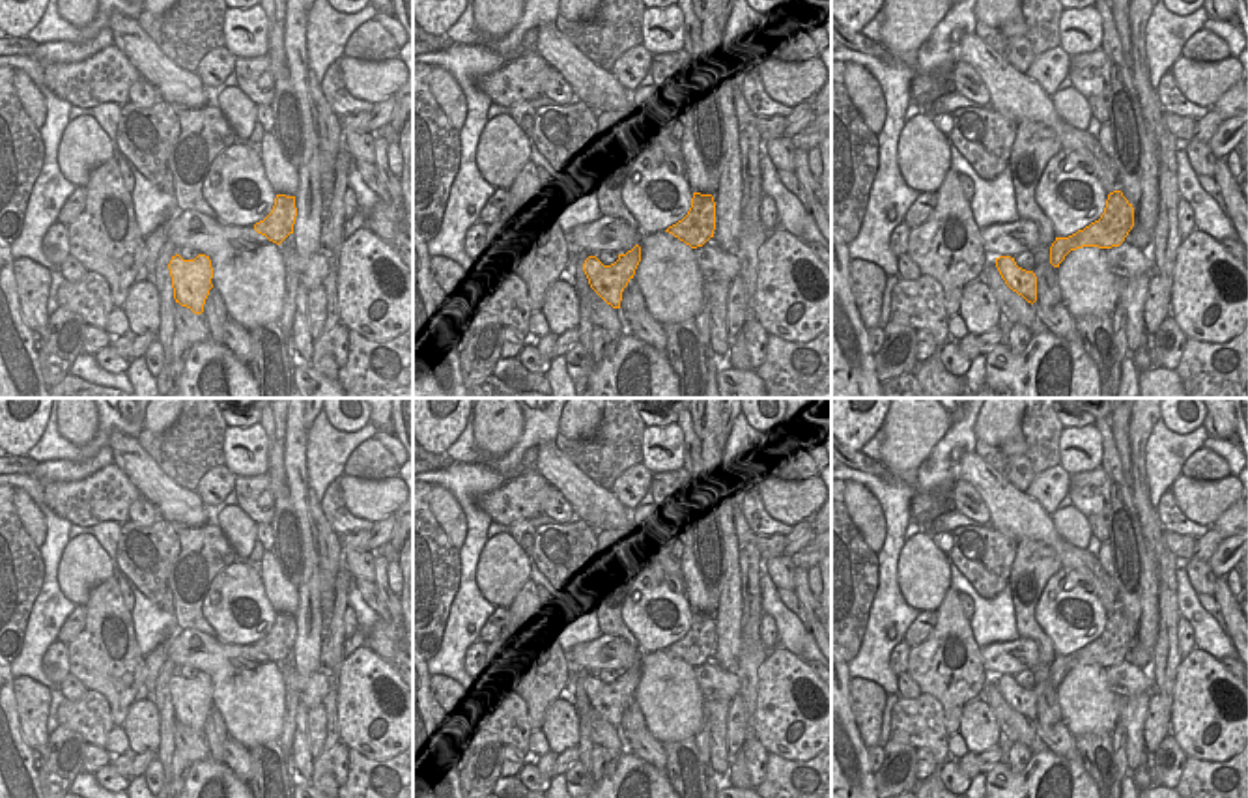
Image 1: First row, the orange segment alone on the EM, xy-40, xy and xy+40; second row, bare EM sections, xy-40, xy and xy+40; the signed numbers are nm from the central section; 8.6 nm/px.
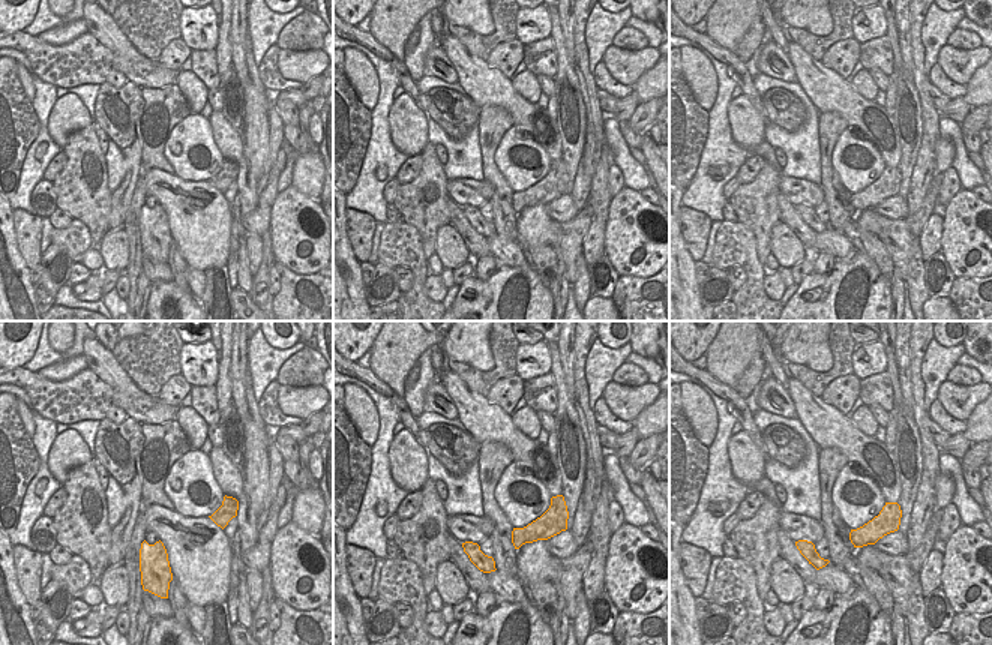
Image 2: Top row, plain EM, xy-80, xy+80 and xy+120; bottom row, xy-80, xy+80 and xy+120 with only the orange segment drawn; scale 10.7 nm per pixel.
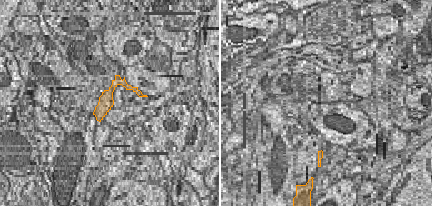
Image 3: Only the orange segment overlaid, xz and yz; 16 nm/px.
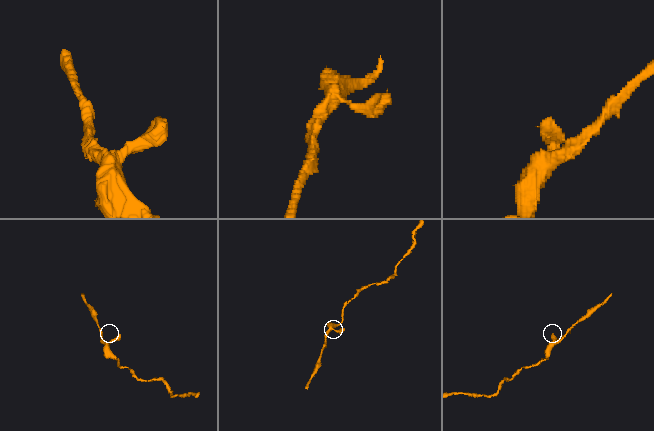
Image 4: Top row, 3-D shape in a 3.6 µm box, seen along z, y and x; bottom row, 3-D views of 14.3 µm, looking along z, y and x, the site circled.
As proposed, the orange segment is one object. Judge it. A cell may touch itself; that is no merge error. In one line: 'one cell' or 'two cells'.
one cell

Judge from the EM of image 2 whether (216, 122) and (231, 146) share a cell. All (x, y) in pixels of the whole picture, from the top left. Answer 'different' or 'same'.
same

